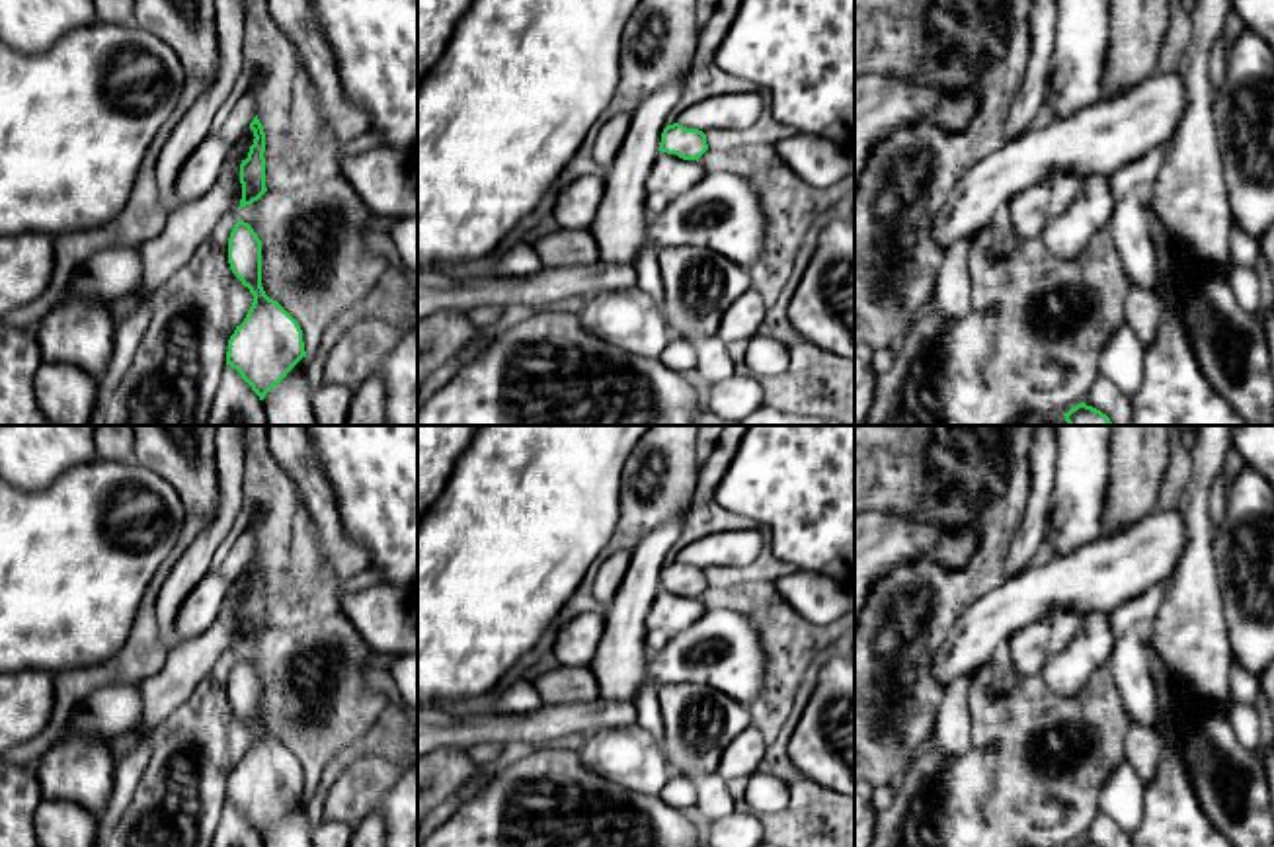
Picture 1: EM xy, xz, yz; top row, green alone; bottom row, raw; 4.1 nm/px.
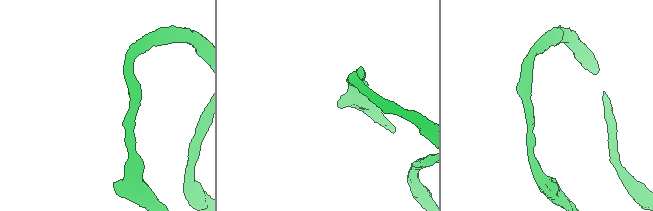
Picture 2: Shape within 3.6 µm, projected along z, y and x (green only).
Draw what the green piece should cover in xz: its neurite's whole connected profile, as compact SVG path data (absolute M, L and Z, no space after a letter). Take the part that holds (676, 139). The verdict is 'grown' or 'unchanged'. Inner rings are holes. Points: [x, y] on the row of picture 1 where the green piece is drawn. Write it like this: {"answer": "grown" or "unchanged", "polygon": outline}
{"answer": "grown", "polygon": "M689 74L652 92L630 115L626 137L613 158L605 180L605 193L589 232L599 248L599 260L634 263L642 250L654 248L648 240L646 180L661 152L677 154L683 160L697 160L708 150L706 135L679 123L669 125L669 115L681 100Z"}

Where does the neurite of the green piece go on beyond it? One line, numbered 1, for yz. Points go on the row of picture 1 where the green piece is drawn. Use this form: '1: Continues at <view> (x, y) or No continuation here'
1: No continuation here

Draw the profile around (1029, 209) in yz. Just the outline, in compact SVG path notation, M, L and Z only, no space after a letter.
M1044 178L1036 185L1016 193L1011 207L1013 230L1018 238L1040 238L1048 222L1048 203L1052 195L1052 182Z

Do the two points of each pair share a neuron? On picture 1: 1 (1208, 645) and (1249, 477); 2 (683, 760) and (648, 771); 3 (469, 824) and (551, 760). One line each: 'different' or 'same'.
1: different
2: different
3: same

